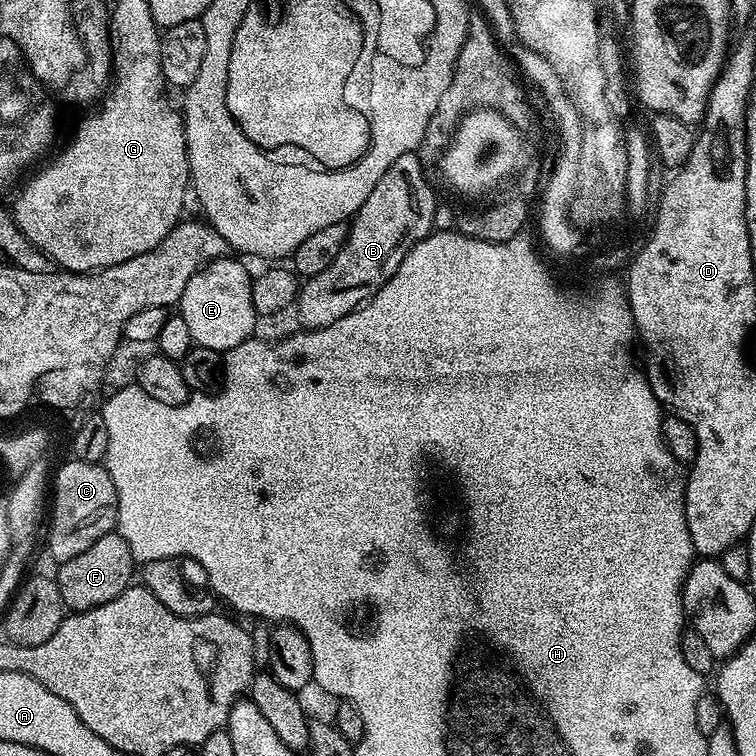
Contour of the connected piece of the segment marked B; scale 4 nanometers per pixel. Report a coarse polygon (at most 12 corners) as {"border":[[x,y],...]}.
{"border":[[415,160],[378,180],[338,258],[301,283],[305,329],[346,318],[433,231]]}

